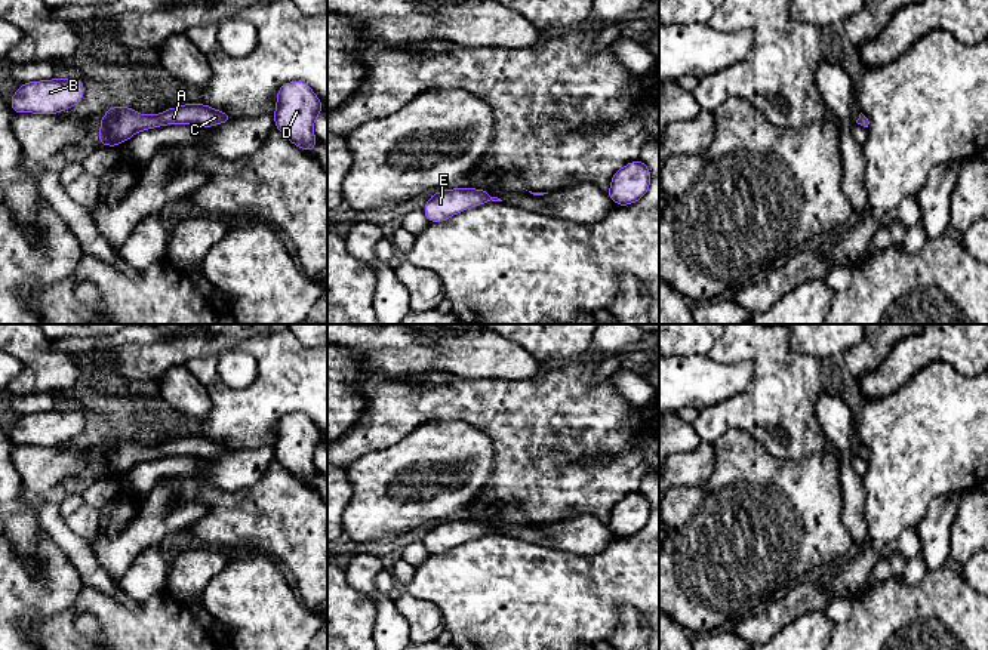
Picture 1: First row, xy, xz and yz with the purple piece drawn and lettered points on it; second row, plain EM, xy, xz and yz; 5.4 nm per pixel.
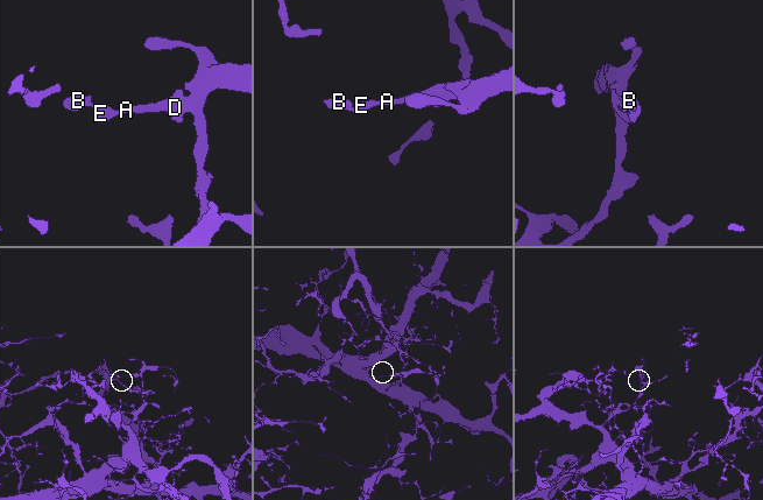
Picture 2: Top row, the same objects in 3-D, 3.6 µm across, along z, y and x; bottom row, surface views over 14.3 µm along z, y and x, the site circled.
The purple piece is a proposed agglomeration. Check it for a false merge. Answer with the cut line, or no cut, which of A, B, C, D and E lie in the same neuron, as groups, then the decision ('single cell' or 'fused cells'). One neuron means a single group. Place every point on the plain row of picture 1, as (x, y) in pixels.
cut none; groups A B C D E; single cell

